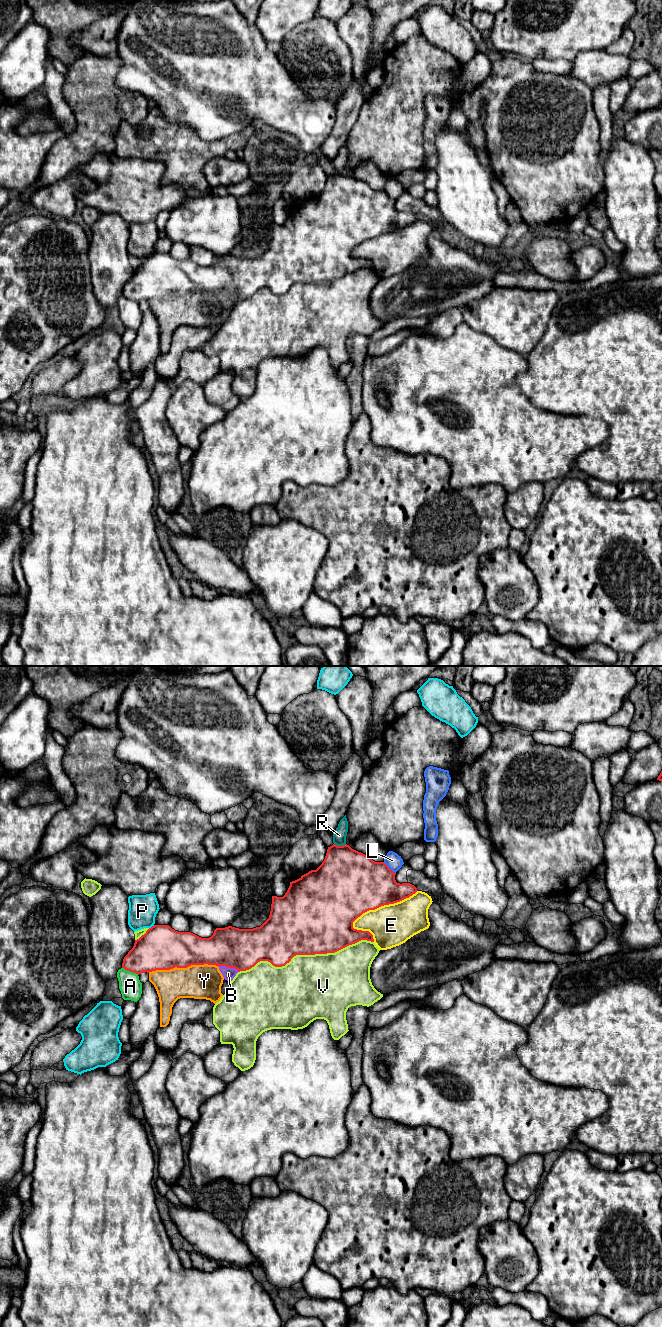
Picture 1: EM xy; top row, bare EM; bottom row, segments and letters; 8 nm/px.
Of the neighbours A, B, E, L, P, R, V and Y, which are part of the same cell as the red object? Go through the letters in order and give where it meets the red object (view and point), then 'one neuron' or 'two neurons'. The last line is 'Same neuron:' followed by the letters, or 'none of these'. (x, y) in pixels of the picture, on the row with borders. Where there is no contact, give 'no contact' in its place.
A: contact xy (130, 971); two neurons
B: contact xy (228, 966); two neurons
E: contact xy (382, 905); two neurons
L: contact xy (388, 867); two neurons
P: contact xy (152, 926); two neurons
R: contact xy (340, 846); two neurons
V: contact xy (305, 954); two neurons
Y: contact xy (183, 967); two neurons
Same neuron: none of these

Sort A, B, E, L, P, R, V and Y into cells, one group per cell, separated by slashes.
A / B Y / E / L / P / R / V

